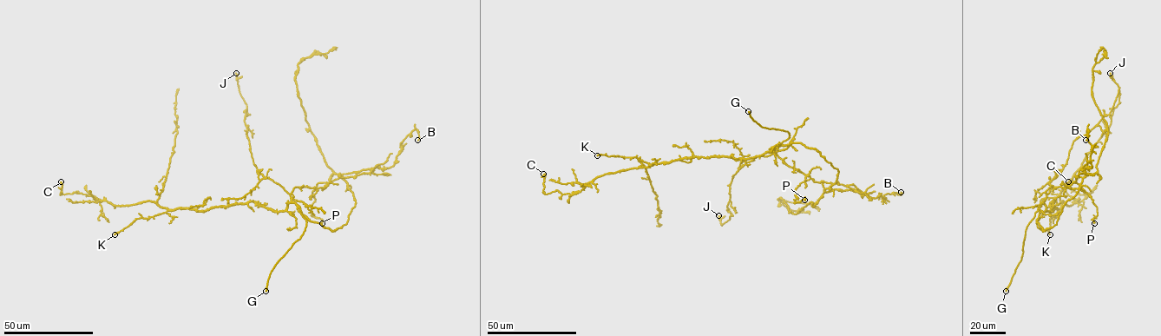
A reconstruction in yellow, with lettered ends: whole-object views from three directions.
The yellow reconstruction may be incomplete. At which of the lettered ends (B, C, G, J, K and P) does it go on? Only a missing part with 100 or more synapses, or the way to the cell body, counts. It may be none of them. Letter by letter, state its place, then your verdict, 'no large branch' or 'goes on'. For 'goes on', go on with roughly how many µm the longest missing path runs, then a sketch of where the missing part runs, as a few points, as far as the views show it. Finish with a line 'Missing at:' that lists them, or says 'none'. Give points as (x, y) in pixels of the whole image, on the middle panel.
B: place (901, 192); no large branch
C: place (543, 174); no large branch
G: place (748, 111); goes on; missing 90 µm; course (748, 111), (743, 92), (742, 75), (746, 59), (766, 54), (795, 51)
J: place (718, 215); no large branch
K: place (597, 155); no large branch
P: place (804, 200); no large branch
Missing at: G

